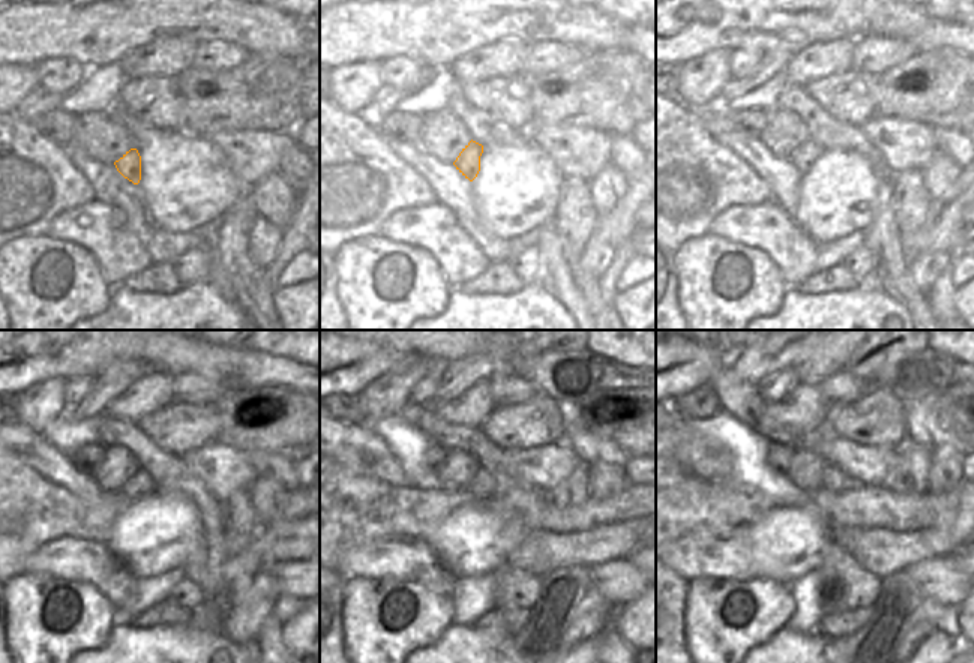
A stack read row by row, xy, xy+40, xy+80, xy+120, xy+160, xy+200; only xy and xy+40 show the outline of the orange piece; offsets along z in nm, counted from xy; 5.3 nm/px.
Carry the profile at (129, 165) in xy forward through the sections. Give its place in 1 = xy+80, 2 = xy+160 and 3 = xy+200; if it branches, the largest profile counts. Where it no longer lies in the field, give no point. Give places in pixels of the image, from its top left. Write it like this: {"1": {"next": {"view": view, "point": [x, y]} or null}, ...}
{"1": {"next": {"view": "xy+80", "point": [805, 156]}}, "2": {"next": {"view": "xy+160", "point": [482, 485]}}, "3": {"next": {"view": "xy+200", "point": [835, 479]}}}

